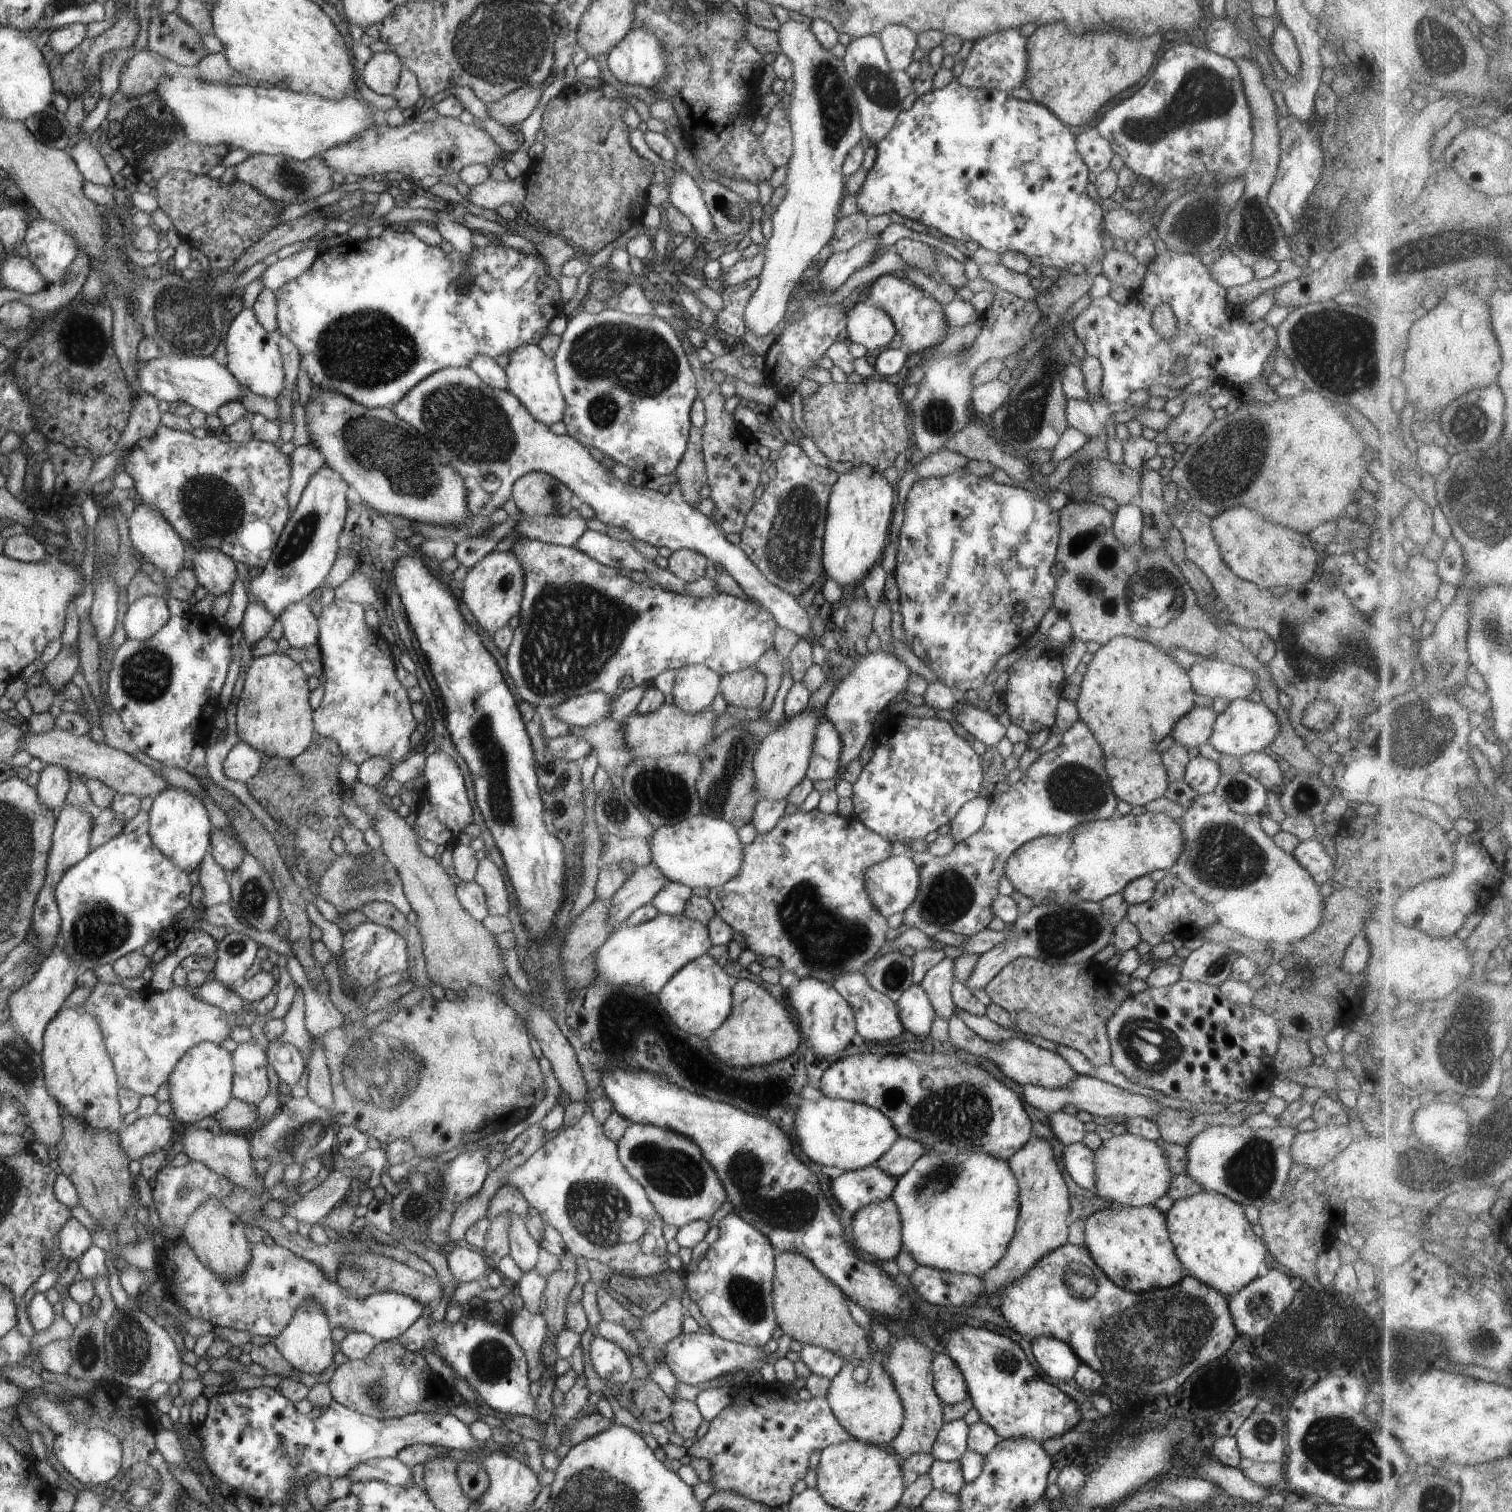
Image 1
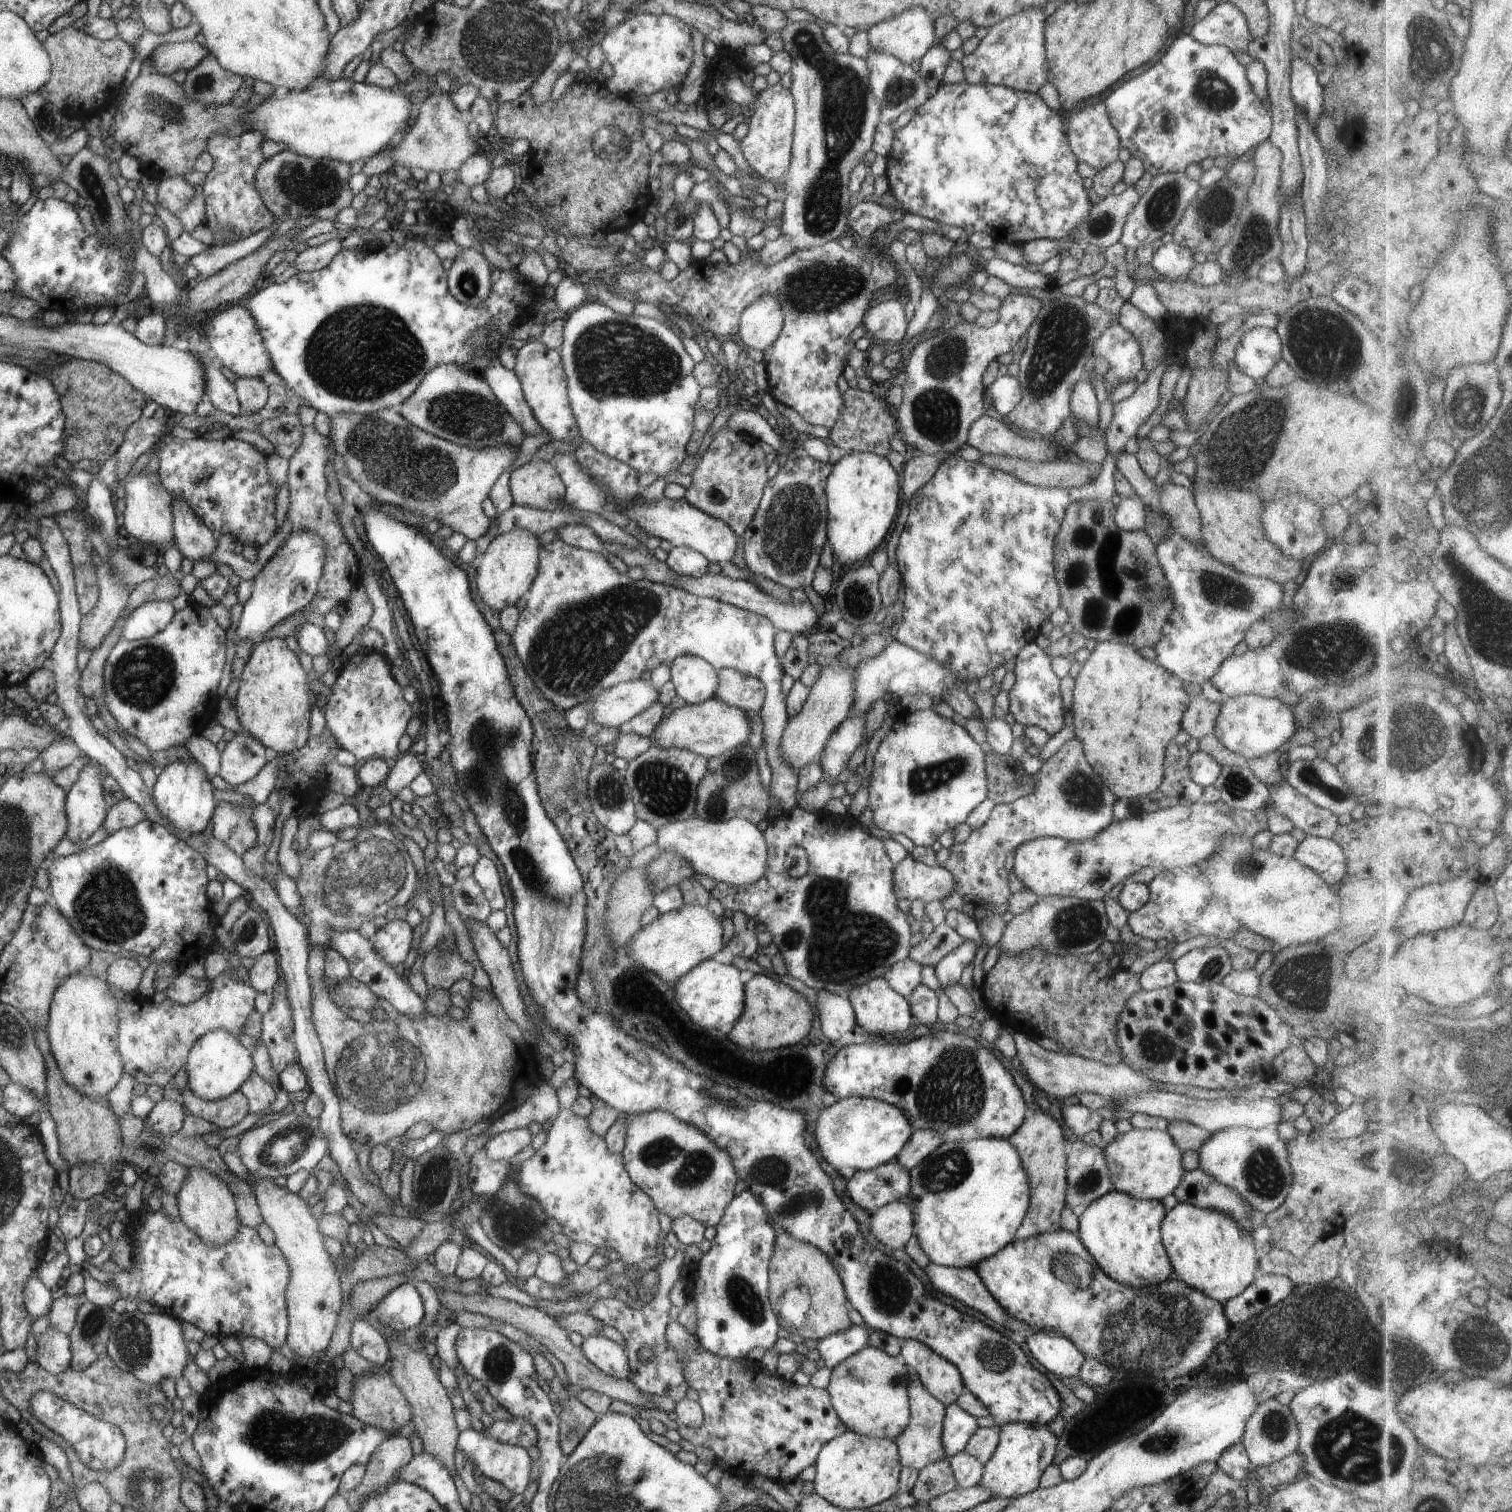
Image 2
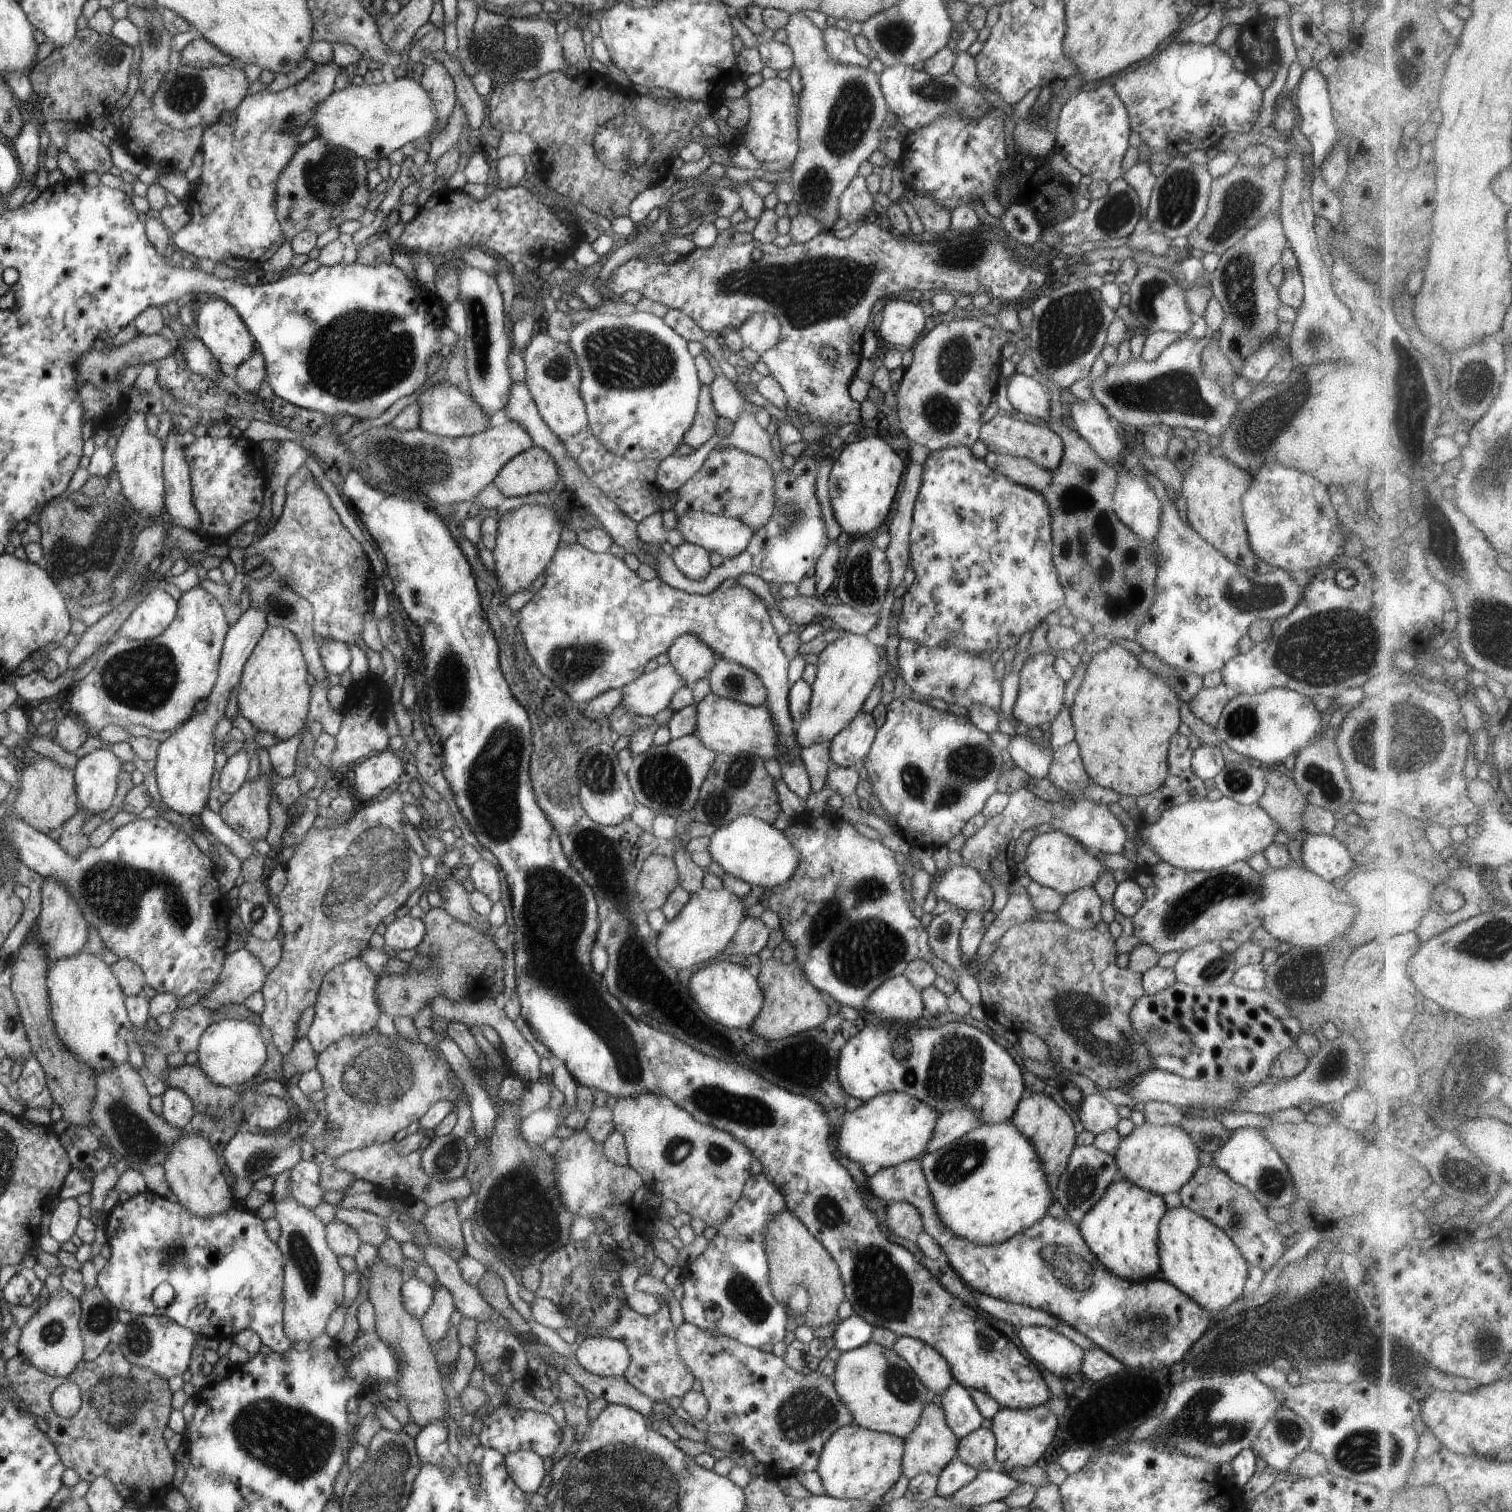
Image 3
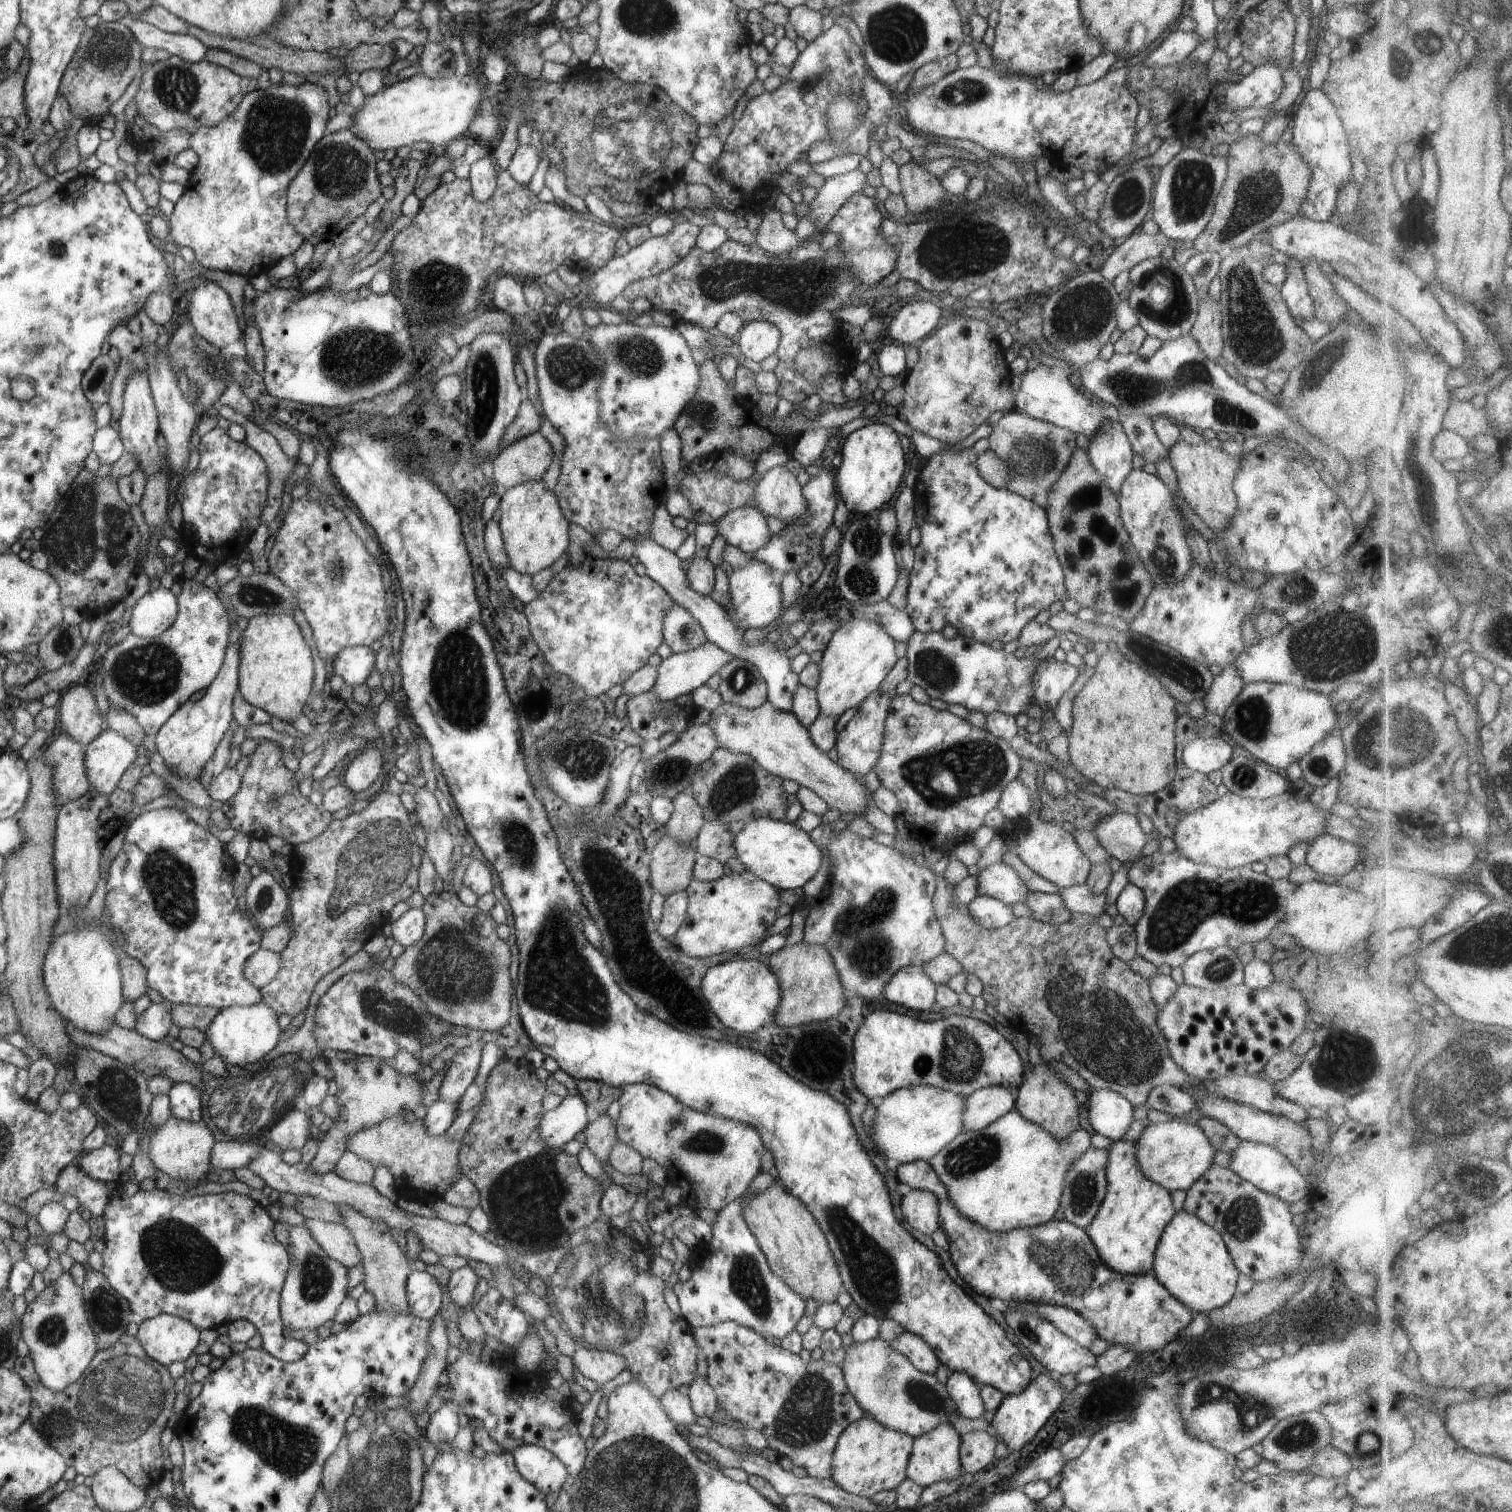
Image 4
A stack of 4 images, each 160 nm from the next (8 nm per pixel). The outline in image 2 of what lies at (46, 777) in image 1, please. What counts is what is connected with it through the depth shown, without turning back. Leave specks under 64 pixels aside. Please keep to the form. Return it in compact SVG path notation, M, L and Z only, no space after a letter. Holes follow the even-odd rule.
M65 736L64 739L58 739L39 754L43 762L42 772L53 780L53 776L58 771L69 767L74 762L74 758L80 754L79 748L70 737Z

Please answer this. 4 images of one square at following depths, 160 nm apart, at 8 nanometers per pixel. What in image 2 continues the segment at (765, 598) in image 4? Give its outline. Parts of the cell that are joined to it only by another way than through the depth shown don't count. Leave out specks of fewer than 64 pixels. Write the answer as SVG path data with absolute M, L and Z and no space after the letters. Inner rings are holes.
M555 539L549 544L541 545L539 573L537 574L537 578L534 580L531 588L528 590L525 598L526 608L520 611L516 630L511 634L511 641L514 645L516 654L520 657L524 668L527 670L530 678L534 681L534 684L537 685L540 694L548 702L553 703L555 707L561 708L562 711L576 705L582 705L588 702L588 700L592 697L596 697L597 694L600 694L604 689L609 689L618 683L638 680L644 672L652 672L652 670L654 670L654 668L658 668L658 666L670 667L674 660L676 660L676 657L680 655L694 655L706 659L706 662L709 662L715 669L734 669L742 674L759 678L765 686L765 701L758 713L764 724L763 740L772 773L771 783L768 788L769 795L772 800L772 804L774 804L774 802L778 804L780 814L788 812L798 806L798 799L796 799L798 773L796 773L793 767L781 758L781 747L779 746L784 729L786 728L790 717L788 716L786 710L786 701L782 694L780 685L785 672L783 671L783 668L780 667L781 660L778 659L778 656L776 656L776 652L774 651L774 636L776 636L778 631L772 622L770 622L770 620L768 620L765 616L759 615L755 612L742 610L737 606L732 606L731 604L723 603L719 600L709 599L708 597L697 597L696 595L674 587L658 583L654 584L646 579L633 581L627 574L619 574L618 571L608 562L606 554L579 549L570 546L568 543L565 543L560 539Z

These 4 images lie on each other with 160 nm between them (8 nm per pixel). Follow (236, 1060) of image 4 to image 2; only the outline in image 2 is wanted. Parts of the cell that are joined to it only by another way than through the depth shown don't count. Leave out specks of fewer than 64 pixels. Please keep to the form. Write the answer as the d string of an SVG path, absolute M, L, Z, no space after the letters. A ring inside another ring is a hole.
M218 1029L201 1036L193 1045L186 1064L188 1074L186 1088L195 1097L207 1101L228 1098L238 1091L244 1082L252 1076L252 1070L254 1070L252 1056L250 1056L250 1050L246 1050L238 1042L239 1036L230 1034L224 1029Z

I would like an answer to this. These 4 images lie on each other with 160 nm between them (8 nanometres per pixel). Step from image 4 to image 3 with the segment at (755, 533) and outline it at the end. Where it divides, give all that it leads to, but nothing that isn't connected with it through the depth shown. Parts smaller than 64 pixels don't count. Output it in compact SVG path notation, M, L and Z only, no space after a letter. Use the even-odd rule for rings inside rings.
M688 511L677 515L678 532L686 543L716 552L722 558L738 556L748 546L752 530L741 520L702 511Z

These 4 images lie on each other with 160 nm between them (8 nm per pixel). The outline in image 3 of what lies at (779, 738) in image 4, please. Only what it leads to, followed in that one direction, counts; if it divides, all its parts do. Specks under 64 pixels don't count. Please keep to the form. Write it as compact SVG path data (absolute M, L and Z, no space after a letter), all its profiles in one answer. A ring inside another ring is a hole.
M711 692L694 705L697 710L696 736L706 748L725 755L746 752L764 760L781 757L781 749L777 748L777 727L773 724L766 704L753 707Z

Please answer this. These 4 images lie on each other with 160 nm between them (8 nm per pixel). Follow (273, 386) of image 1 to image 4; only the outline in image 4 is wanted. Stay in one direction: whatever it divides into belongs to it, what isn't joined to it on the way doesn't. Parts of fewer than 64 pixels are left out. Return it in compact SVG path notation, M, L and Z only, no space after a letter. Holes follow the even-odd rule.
M214 281L194 287L192 291L186 318L195 332L220 349L238 342L244 333L228 293Z

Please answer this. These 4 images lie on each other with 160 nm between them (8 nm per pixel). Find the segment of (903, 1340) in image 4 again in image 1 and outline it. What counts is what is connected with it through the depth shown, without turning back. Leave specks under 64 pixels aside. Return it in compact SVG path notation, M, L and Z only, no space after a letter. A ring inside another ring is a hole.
M933 1352L933 1385L938 1398L953 1405L969 1398L966 1381L952 1357Z

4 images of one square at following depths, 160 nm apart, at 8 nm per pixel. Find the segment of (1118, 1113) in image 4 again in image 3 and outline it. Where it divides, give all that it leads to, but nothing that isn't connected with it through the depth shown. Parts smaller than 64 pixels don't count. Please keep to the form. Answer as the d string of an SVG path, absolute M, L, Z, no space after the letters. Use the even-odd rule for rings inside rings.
M1084 1095L1077 1104L1077 1111L1082 1126L1095 1135L1116 1129L1120 1120L1117 1106L1102 1095Z

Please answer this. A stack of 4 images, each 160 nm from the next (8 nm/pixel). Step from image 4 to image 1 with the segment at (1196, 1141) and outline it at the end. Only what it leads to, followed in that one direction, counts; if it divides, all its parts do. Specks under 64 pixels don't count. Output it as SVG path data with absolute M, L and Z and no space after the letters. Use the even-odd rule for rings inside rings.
M1125 1133L1102 1141L1094 1151L1095 1185L1093 1193L1120 1207L1154 1205L1168 1192L1174 1176L1168 1168L1168 1154L1163 1154L1156 1141Z

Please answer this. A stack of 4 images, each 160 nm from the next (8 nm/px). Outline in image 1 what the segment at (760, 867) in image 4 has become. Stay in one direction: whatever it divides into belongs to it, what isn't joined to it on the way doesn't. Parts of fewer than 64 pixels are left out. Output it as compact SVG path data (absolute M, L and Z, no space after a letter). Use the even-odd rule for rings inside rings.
M702 813L673 825L661 826L650 838L651 862L673 883L691 889L720 886L734 878L742 864L744 844L740 842L737 830L724 819Z

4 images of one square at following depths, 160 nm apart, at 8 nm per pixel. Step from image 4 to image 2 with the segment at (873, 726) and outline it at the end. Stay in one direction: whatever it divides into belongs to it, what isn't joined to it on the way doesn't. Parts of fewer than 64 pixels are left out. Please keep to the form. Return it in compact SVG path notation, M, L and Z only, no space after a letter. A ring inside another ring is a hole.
M866 715L846 717L830 735L818 762L825 778L837 779L838 774L846 769L850 756L860 746L865 720Z

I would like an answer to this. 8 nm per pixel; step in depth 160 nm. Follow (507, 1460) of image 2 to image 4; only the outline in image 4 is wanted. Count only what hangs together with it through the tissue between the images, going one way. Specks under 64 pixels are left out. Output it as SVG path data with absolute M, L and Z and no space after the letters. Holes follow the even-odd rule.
M525 1445L513 1453L517 1470L542 1494L562 1491L570 1472L558 1456L535 1445Z

